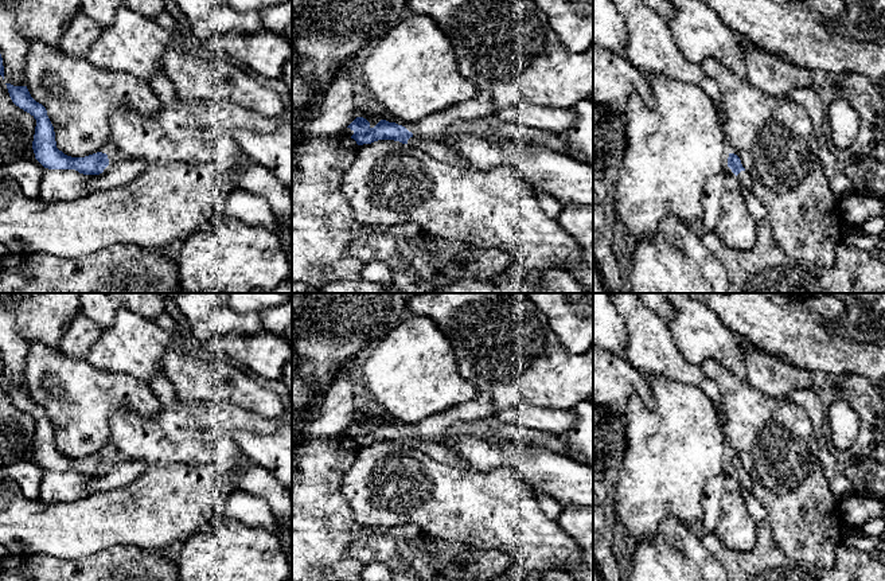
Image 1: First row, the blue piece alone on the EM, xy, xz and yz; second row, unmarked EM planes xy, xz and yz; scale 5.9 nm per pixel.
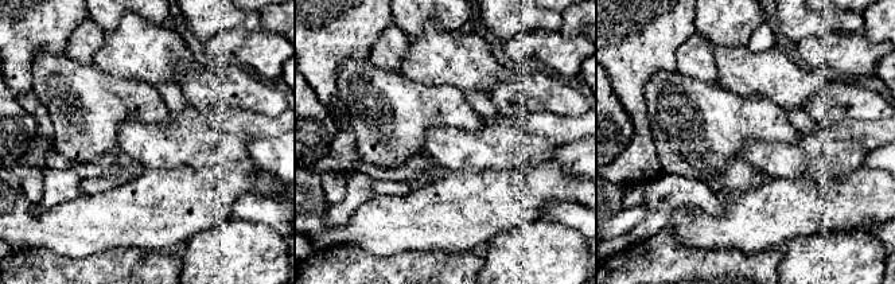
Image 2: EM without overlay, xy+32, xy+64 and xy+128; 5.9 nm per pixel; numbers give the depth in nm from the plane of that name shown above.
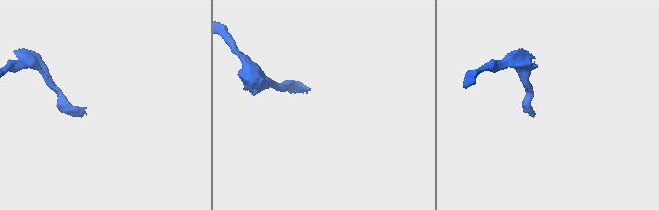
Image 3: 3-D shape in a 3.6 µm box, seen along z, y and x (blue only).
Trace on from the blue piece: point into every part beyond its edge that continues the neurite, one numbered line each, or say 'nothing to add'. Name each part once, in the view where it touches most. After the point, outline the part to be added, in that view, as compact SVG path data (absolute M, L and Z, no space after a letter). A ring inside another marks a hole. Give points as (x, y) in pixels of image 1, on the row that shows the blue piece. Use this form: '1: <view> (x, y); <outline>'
1: xz (437, 149); M413 134L408 140L408 145L429 153L436 160L449 163L453 165L469 167L468 161L464 157L453 152L449 147L444 145L441 141L428 140L417 134Z

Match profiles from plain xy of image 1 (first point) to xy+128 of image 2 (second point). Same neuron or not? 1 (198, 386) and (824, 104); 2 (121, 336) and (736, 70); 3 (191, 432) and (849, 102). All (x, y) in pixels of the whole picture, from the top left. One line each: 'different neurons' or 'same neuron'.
1: same neuron
2: same neuron
3: different neurons

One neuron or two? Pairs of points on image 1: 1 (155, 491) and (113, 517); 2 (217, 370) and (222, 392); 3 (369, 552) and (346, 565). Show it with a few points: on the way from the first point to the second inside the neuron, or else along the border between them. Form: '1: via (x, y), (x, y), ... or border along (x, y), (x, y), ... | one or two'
1: via (144, 502), (124, 515) | one
2: via (217, 375), (222, 386) | one
3: border along (375, 534), (358, 538), (347, 553) | two

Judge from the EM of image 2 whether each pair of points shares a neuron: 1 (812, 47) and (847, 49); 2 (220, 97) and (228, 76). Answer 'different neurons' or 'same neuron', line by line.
1: same neuron
2: same neuron

